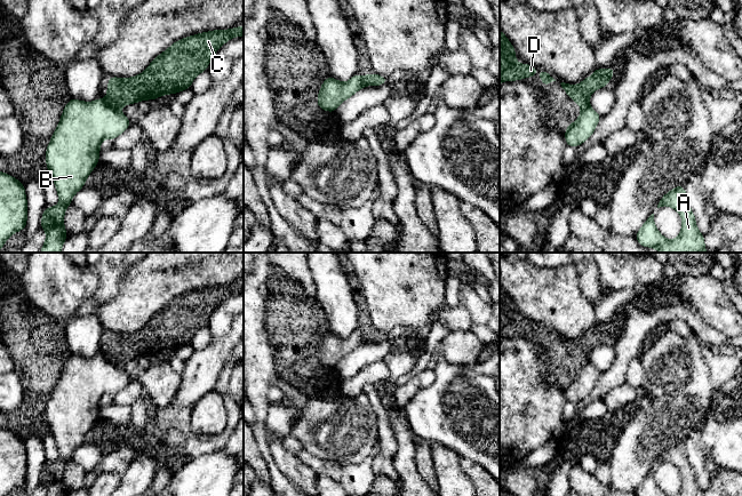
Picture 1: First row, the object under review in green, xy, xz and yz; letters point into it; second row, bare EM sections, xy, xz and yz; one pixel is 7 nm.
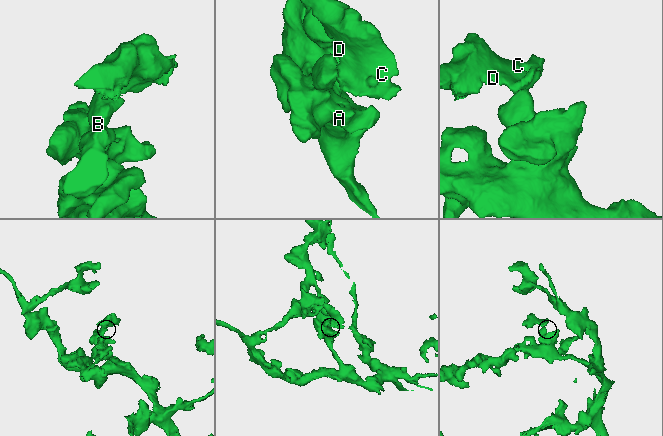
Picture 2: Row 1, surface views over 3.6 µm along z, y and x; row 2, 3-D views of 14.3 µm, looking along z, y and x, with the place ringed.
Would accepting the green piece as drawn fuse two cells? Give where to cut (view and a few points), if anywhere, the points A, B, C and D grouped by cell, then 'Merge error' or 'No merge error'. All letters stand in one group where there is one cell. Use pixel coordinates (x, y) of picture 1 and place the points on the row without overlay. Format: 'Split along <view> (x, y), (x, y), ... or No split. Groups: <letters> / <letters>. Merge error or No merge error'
Split along xy (108, 360), (118, 367). Groups: A B / C D. Merge error

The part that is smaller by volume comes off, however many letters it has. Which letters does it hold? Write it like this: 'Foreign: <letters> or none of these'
Foreign: C, D

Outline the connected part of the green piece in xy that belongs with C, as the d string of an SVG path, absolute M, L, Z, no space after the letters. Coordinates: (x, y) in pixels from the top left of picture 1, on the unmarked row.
M244 282L230 286L214 286L202 288L174 298L168 305L157 312L147 325L134 334L115 334L110 331L105 354L115 367L127 360L138 359L143 355L152 358L162 351L177 350L189 345L193 335L208 325L214 310L230 295L244 291Z

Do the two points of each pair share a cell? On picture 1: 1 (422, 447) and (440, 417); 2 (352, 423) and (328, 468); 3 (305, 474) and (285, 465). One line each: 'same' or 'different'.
1: different
2: different
3: same

